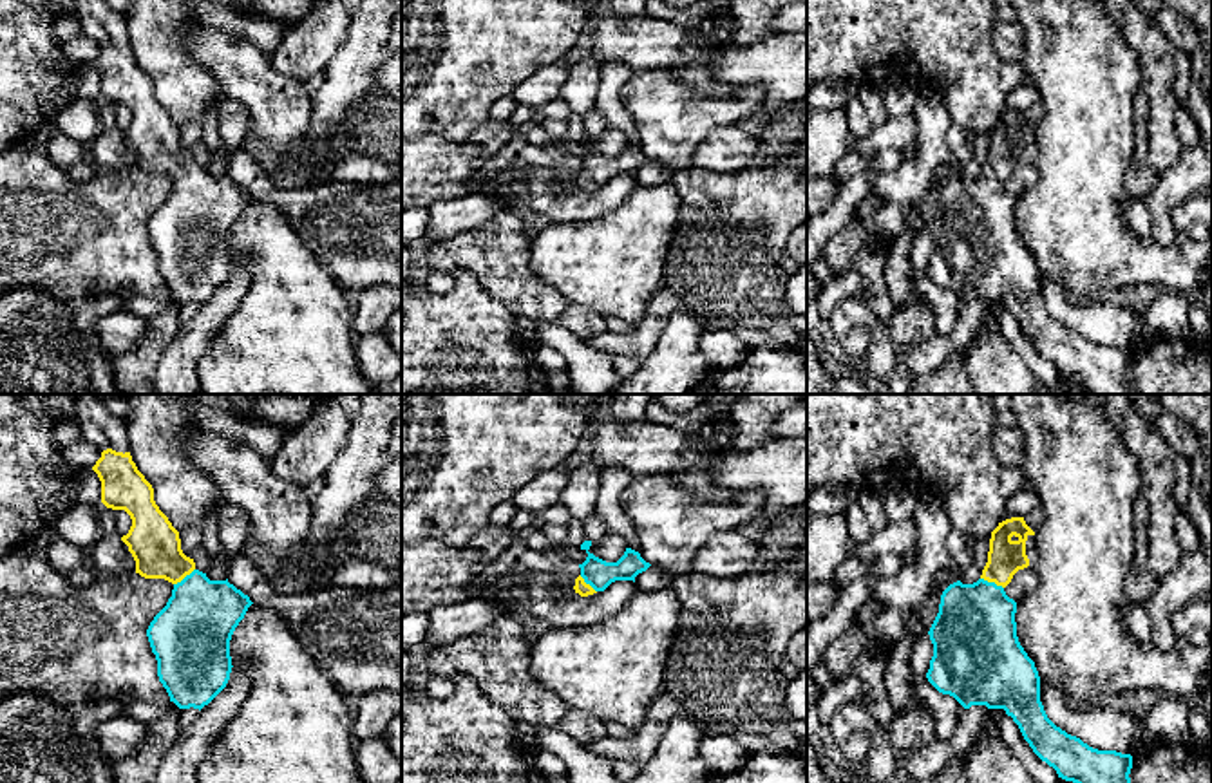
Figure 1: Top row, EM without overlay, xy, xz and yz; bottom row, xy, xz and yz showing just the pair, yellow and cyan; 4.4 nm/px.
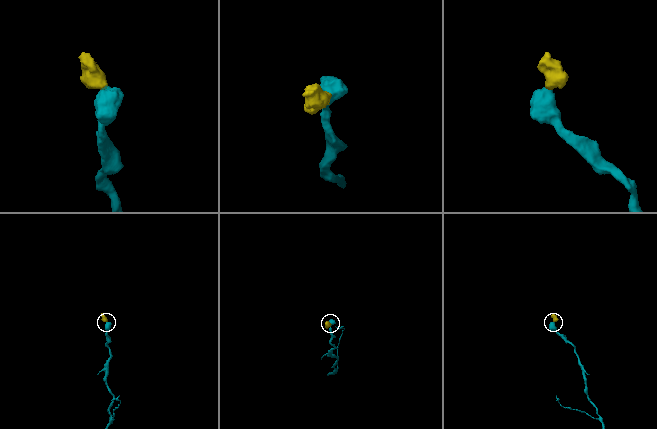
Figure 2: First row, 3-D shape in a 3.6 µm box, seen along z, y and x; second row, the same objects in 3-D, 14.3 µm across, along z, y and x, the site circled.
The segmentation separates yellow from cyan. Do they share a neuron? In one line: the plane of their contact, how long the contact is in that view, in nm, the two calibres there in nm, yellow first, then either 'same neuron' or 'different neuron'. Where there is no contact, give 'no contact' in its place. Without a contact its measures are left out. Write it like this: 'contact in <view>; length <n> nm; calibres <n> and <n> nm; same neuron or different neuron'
contact in yz; length 120 nm; calibres 160 and 380 nm; same neuron

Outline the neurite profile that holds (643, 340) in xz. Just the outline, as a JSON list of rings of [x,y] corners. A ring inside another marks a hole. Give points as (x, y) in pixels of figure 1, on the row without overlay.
[[[660,289],[648,304],[642,320],[630,333],[604,331],[592,336],[588,342],[597,351],[611,356],[628,354],[644,360],[655,351],[662,336],[666,320],[671,313],[691,313],[687,304],[675,293]]]

